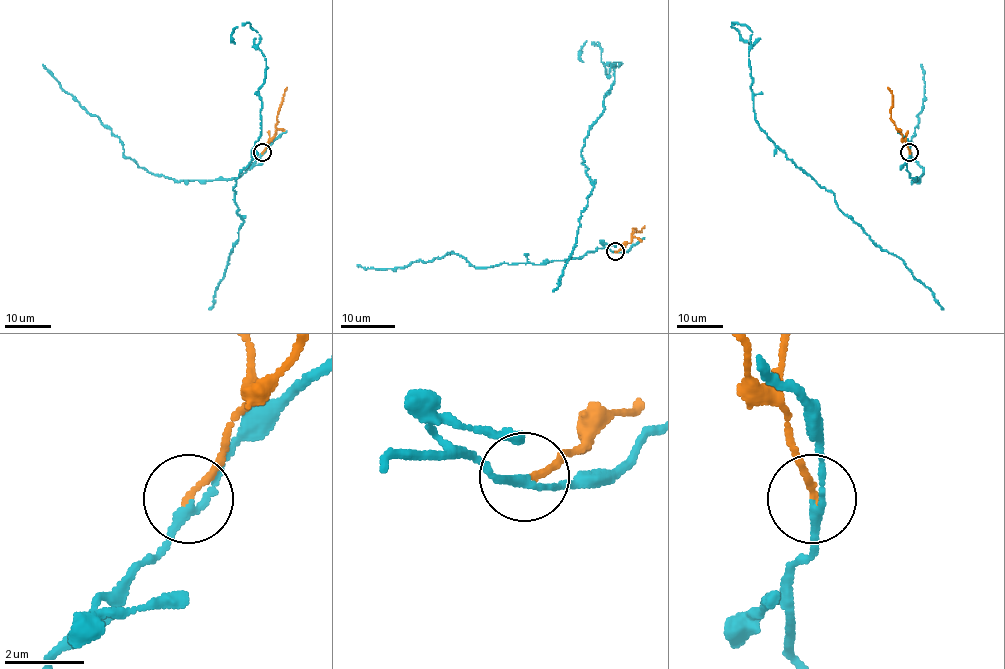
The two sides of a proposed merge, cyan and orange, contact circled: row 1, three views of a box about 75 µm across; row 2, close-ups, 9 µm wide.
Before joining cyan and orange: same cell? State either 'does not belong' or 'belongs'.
does not belong

